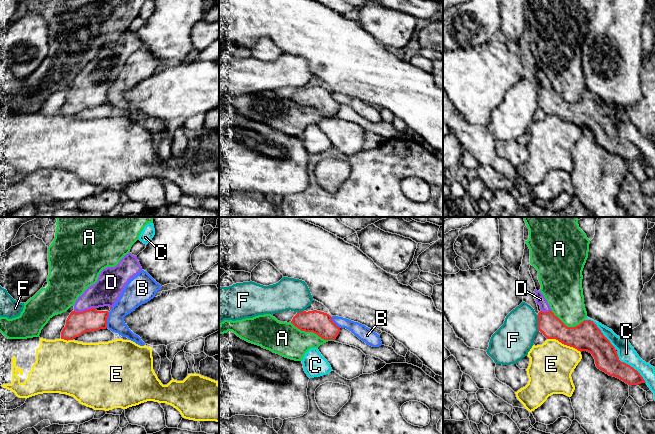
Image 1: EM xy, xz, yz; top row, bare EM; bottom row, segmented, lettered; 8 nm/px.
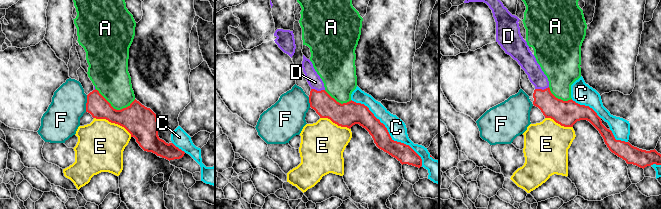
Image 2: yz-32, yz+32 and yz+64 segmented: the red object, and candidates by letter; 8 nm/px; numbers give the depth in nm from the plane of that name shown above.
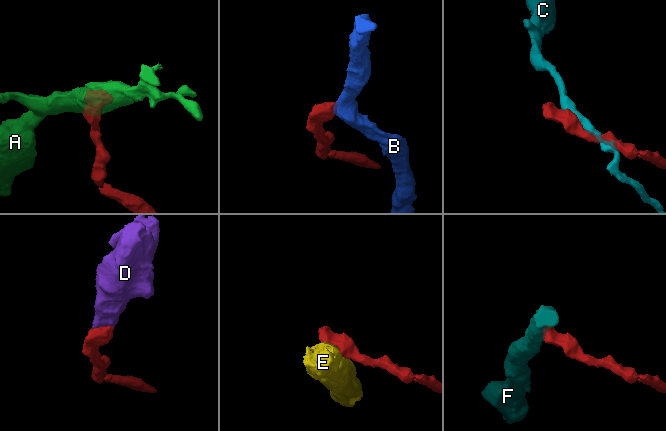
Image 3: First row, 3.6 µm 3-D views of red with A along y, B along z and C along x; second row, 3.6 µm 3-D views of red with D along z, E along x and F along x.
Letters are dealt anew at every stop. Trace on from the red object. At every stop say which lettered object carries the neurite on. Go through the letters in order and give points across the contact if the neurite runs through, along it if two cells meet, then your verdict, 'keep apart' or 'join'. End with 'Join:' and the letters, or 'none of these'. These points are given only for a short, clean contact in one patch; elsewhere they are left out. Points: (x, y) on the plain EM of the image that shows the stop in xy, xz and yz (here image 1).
A: keep apart
B: border xy (109, 88), (106, 103); keep apart
C: keep apart
D: way xy (77, 99), (85, 91), (85, 86), (107, 66); join
E: border yz (547, 114), (555, 114), (564, 120), (576, 124), (580, 128); keep apart
F: keep apart
Join: D

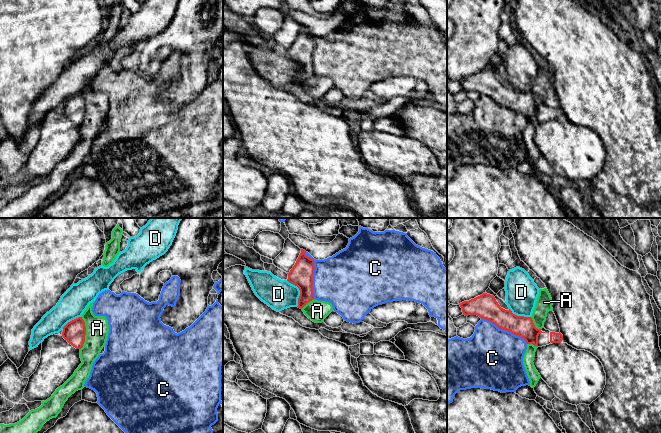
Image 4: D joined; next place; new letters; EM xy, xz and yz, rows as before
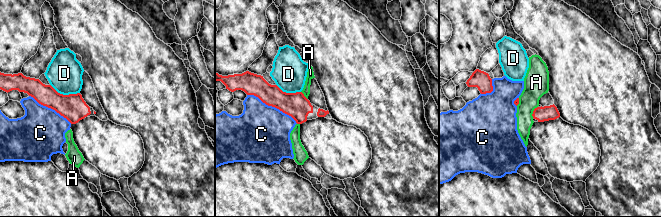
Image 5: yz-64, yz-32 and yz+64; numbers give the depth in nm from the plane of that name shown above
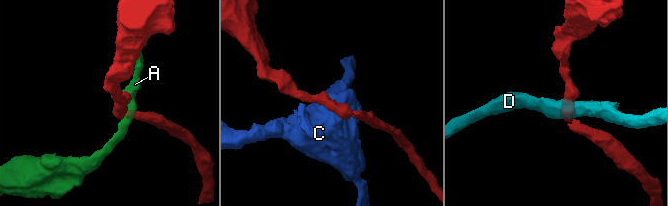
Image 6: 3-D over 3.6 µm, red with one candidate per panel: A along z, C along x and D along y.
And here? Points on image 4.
A: border xy (81, 92), (85, 102), (85, 117), (80, 125); keep apart
C: keep apart
D: border xz (286, 56), (294, 60), (299, 66), (297, 82); keep apart
Join: none of these

